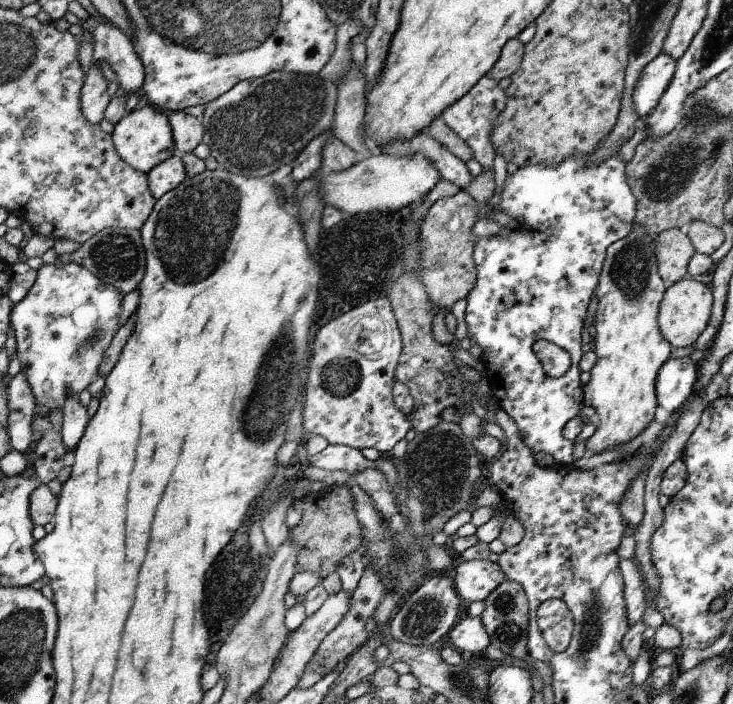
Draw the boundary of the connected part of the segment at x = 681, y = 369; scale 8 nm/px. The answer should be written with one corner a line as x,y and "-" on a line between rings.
688,357
670,358
660,368
656,380
656,400
668,414
674,412
692,396
697,380
694,362

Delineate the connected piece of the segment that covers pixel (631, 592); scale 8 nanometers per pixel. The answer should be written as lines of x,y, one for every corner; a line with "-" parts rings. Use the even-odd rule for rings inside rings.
620,560
620,572
624,582
624,597
626,606
626,618
628,628
632,628
636,622
640,622
644,608
646,608
646,590
640,576
640,570
632,560

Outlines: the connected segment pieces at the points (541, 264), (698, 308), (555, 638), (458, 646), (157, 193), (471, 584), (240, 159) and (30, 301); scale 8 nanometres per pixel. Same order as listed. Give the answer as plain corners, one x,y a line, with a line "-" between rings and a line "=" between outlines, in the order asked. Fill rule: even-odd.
620,148
616,150
614,156
610,156
608,160
596,164
596,166
588,166
588,156
572,156
572,158
564,158
564,162
556,164
556,166
544,166
544,164
526,164
522,168
518,168
515,173
508,174
502,184
502,192
500,192
500,209
505,214
508,214
518,224
516,228
508,229
508,234
504,236
488,236
488,238
480,238
476,242
474,248
473,258
476,264
477,276
476,284
472,288
471,294
468,294
466,302
466,326
467,326
467,338
466,340
474,340
480,348
482,348
482,356
480,361
484,364
484,372
482,378
486,379
490,386
491,394
496,400
499,409
505,411
514,423
517,425
518,432
524,440
524,444
532,450
532,453
536,455
538,452
544,452
550,454
554,458
555,465
571,467
574,462
572,454
574,454
574,444
572,441
567,440
563,436
564,426
568,423
568,420
572,420
579,416
582,407
584,406
584,390
580,379
582,371
579,363
582,359
582,342
581,334
585,328
585,319
587,317
588,307
591,302
591,298
598,290
598,284
600,284
600,274
602,274
602,268
604,266
605,252
608,250
608,246
621,240
624,236
628,236
634,227
634,218
636,218
637,205
636,198
632,194
630,186
628,186
628,178
626,177
626,163
621,159
619,155
-
538,340
546,340
560,346
562,350
566,350
567,354
571,357
571,366
568,368
568,372
560,378
551,378
543,372
543,368
538,361
538,358
534,355
533,346
=
685,277
676,284
668,285
658,312
658,325
662,337
673,349
695,344
708,326
712,306
713,292
707,280
=
547,599
537,609
537,624
544,641
552,652
568,648
574,629
572,612
559,599
=
467,617
450,630
445,640
458,652
469,652
478,656
490,645
490,640
480,617
=
175,154
171,159
164,160
153,171
148,172
146,176
150,182
152,196
158,200
166,192
175,190
182,184
188,177
188,174
180,154
=
490,560
458,561
452,573
456,594
470,603
484,601
505,582
504,577
500,566
=
275,71
261,78
247,79
238,82
231,91
206,106
200,116
206,128
203,143
210,147
211,156
218,162
219,168
253,178
264,178
268,174
271,176
281,166
294,164
310,140
333,129
336,104
337,86
332,84
332,80
320,76
320,73
302,75
=
57,260
55,264
43,264
37,272
36,282
26,297
16,304
11,320
21,370
34,394
40,414
48,417
48,412
56,408
63,410
68,396
79,396
98,377
104,352
111,347
111,341
120,328
119,317
124,297
114,286
100,282
94,274
78,264

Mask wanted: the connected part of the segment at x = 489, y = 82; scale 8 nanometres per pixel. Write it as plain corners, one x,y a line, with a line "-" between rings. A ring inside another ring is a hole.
485,75
465,96
456,100
442,112
441,118
458,138
468,144
473,158
483,168
493,168
495,151
492,146
492,130
496,118
506,108
506,90
499,88
499,81

